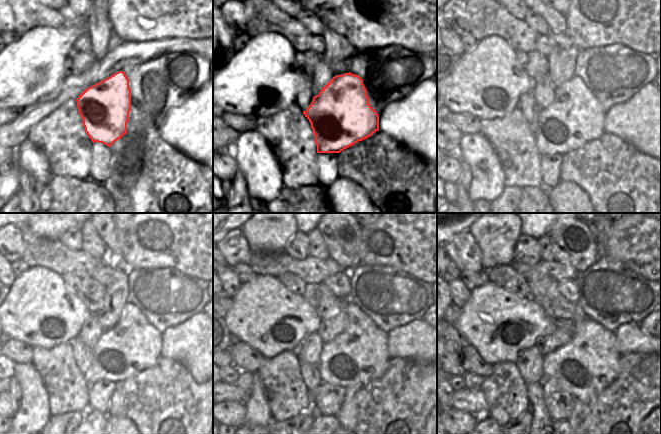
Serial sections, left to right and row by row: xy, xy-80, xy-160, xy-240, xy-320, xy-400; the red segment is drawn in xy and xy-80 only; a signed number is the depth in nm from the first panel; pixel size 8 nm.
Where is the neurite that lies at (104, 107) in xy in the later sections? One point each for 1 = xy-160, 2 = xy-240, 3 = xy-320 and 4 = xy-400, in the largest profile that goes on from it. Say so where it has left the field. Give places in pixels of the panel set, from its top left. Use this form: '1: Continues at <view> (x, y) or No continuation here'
1: Continues at xy-160 (575, 117)
2: Continues at xy-240 (133, 345)
3: Continues at xy-320 (359, 355)
4: Continues at xy-400 (589, 363).

